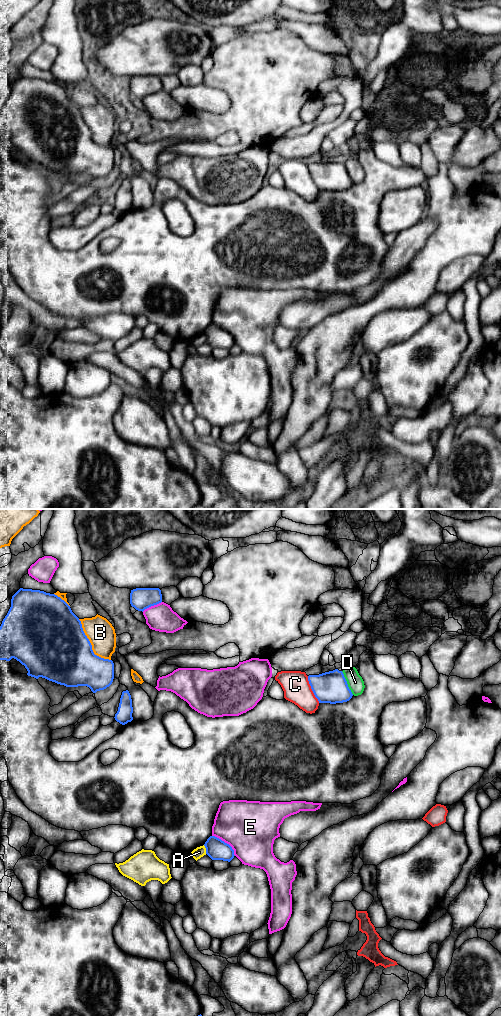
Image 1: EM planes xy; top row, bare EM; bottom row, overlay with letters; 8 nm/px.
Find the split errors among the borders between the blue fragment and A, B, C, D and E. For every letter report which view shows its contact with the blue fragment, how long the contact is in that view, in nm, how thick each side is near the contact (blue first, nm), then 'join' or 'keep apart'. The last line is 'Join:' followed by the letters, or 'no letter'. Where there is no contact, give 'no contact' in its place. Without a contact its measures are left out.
A: contact in xy; length 80 nm; calibres 170 and 90 nm; keep apart
B: contact in xy; length 420 nm; calibres 480 and 220 nm; keep apart
C: contact in xy; length 240 nm; calibres 260 and 220 nm; keep apart
D: contact in xy; length 220 nm; calibres 260 and 130 nm; join
E: contact in xy; length 260 nm; calibres 170 and 440 nm; keep apart
Join: D

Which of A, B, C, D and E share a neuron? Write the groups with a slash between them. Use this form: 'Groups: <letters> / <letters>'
Groups: A / B / C / D / E

